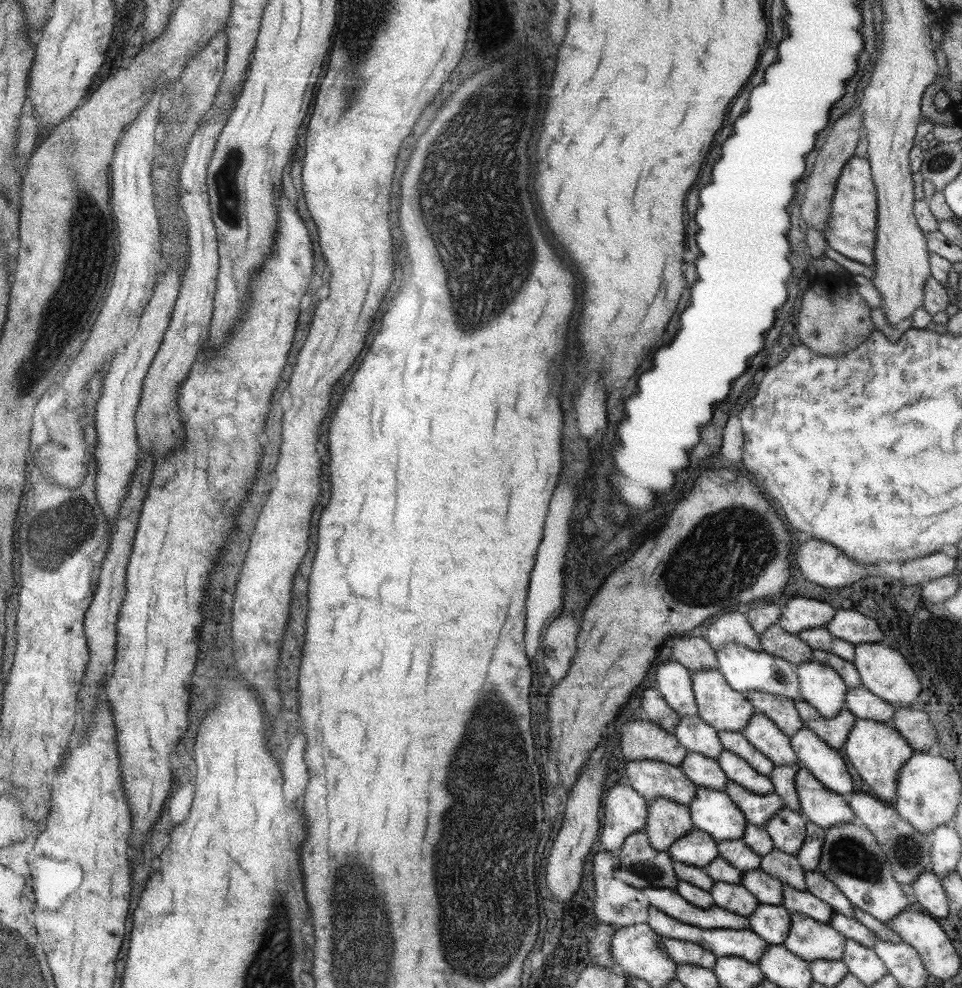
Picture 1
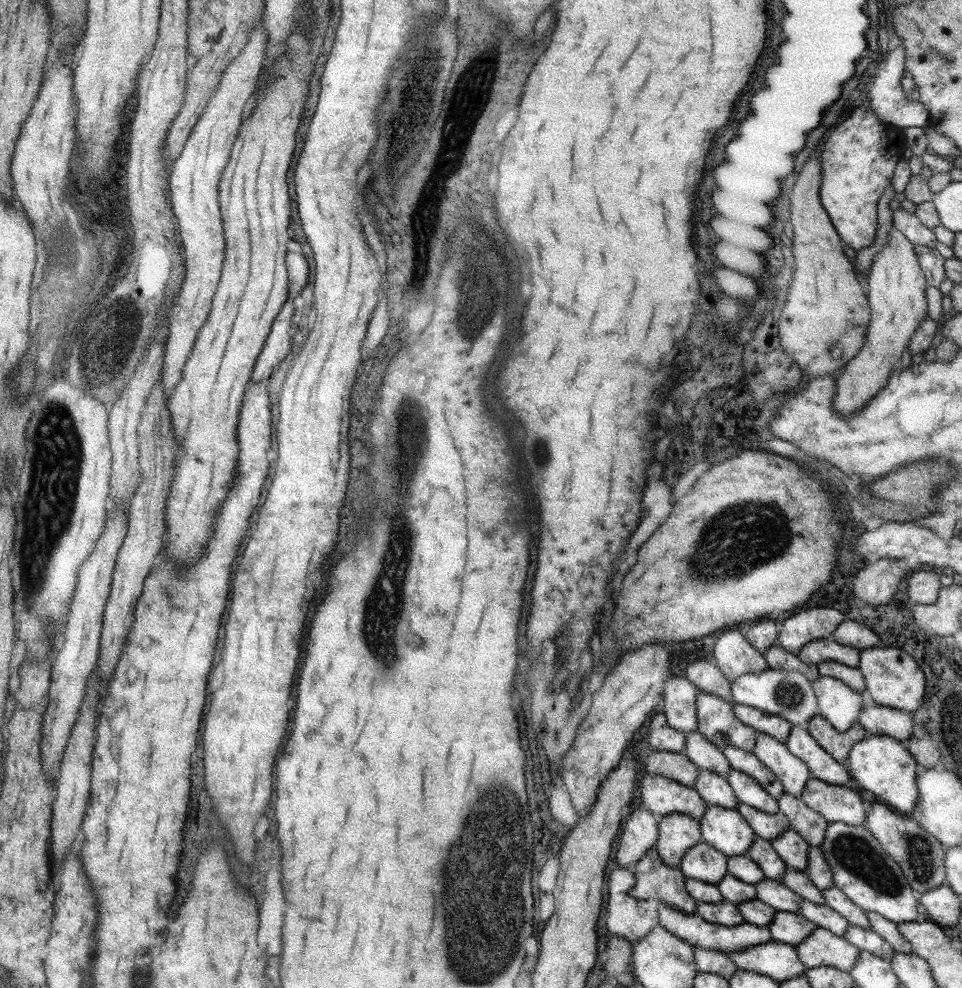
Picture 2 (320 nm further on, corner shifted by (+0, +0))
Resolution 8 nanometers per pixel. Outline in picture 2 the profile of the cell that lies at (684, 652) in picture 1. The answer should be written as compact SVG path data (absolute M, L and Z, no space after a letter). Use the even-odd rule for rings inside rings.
M707 659L695 660L693 664L688 664L685 669L685 679L698 691L715 695L729 704L733 703L729 680L725 679L717 666Z

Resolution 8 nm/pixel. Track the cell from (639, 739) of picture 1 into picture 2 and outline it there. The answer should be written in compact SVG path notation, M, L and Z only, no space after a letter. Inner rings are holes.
M649 750L645 756L644 764L646 774L658 774L683 786L692 787L699 771L683 752Z

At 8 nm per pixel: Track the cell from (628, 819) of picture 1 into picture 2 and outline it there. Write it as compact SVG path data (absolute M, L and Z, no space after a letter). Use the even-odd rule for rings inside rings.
M643 807L629 809L613 847L611 864L625 867L640 860L656 843L658 821L658 816Z

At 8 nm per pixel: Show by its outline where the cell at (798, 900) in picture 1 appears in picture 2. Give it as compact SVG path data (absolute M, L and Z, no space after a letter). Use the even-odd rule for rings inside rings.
M802 899L799 903L798 913L810 920L815 926L832 932L835 936L843 937L846 928L850 925L844 916L837 914L825 904L813 904Z

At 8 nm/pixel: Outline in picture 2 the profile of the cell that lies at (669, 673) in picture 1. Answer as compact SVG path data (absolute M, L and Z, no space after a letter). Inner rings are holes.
M670 677L662 694L666 724L675 731L689 733L697 729L696 697L698 689L685 678Z

